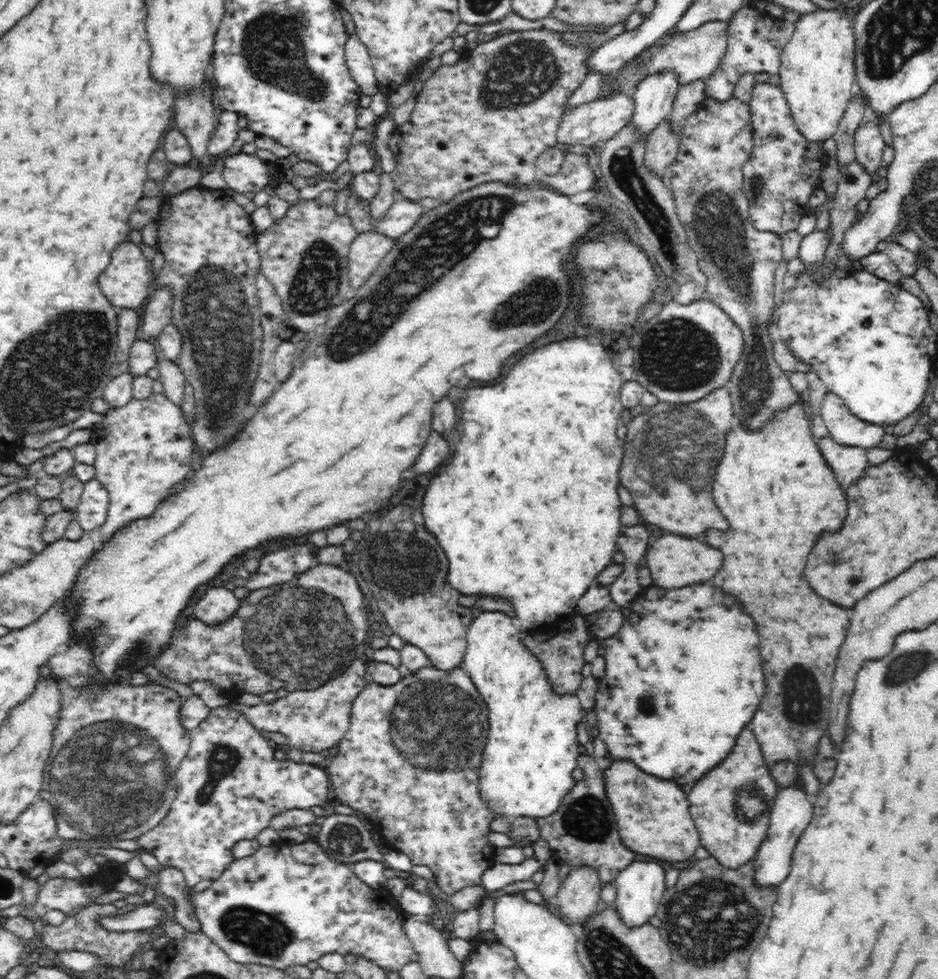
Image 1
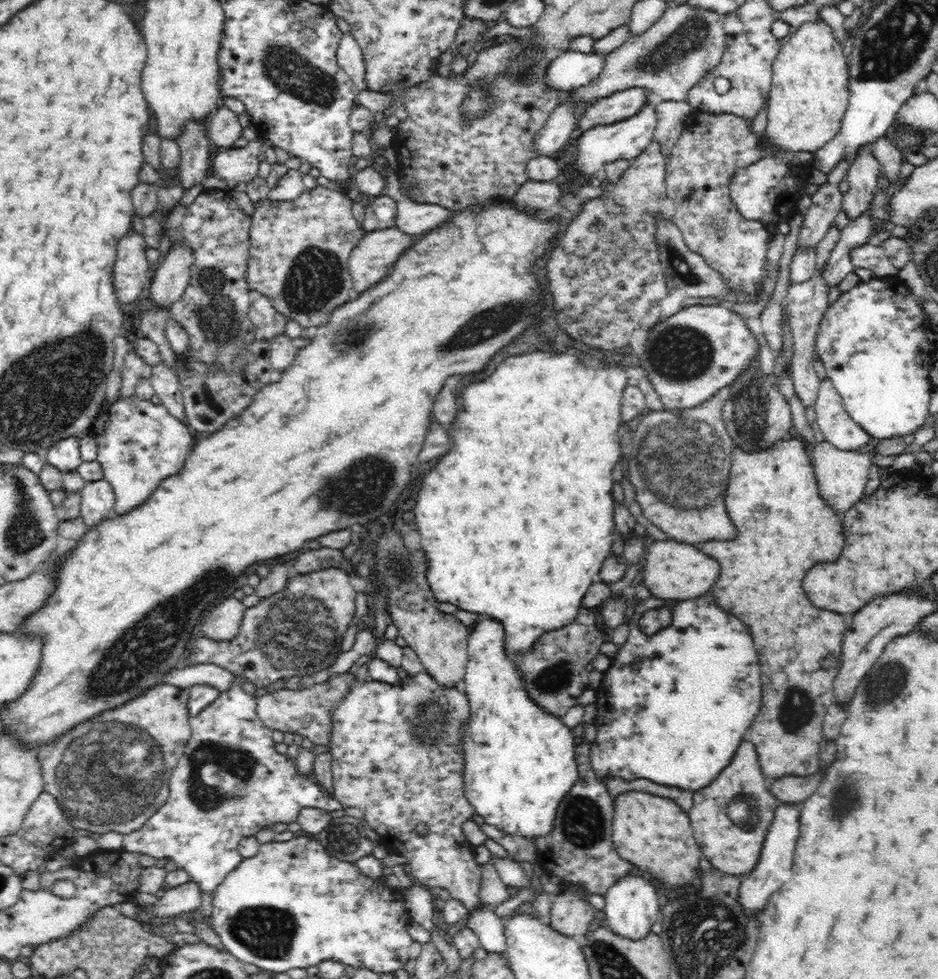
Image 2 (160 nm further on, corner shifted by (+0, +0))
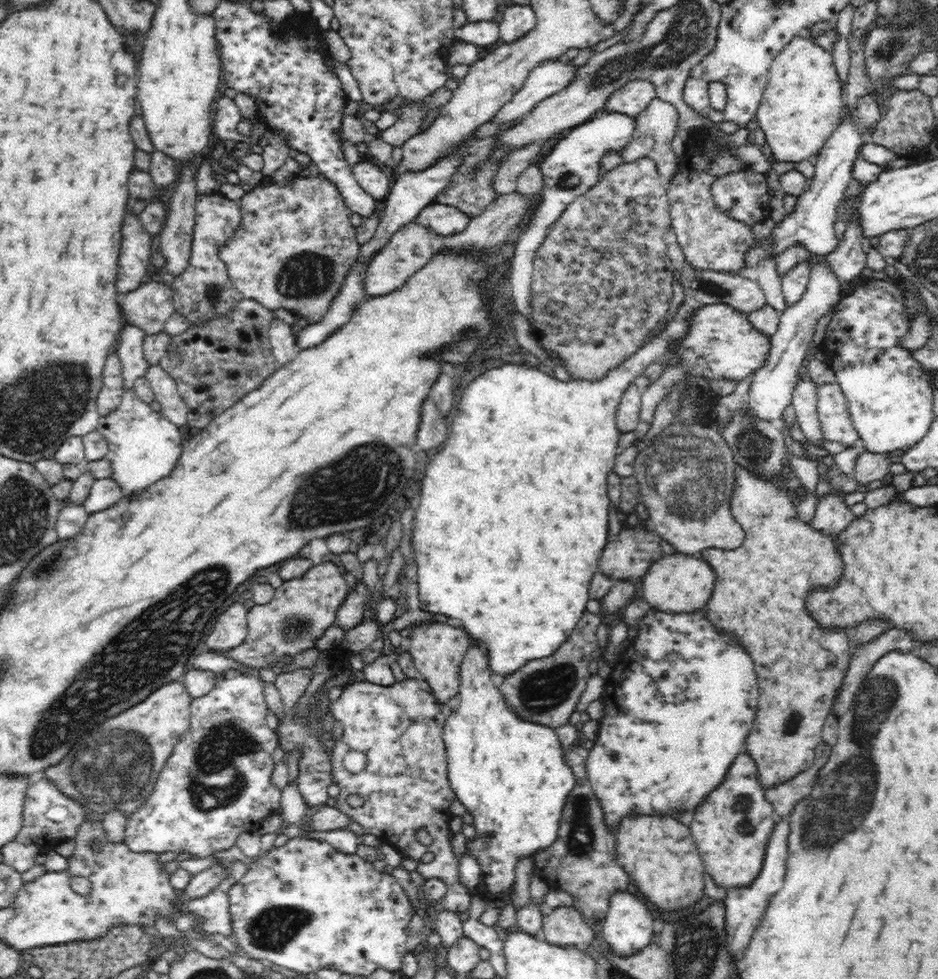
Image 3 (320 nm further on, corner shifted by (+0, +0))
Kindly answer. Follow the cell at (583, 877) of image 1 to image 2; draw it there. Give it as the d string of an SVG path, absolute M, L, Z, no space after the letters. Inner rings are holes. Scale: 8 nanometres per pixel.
M576 884L572 890L563 890L552 897L549 925L564 936L584 938L594 919L594 906L585 899L586 893L583 886Z

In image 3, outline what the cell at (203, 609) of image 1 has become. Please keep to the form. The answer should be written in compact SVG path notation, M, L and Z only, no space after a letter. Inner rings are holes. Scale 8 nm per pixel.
M237 601L217 616L216 624L205 641L211 652L226 652L243 644L247 635L247 612L243 601Z

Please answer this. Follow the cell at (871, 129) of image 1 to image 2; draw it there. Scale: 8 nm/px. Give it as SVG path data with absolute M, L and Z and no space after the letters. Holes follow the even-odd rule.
M862 146L858 150L845 176L846 190L843 192L841 210L847 212L850 221L868 210L879 188L876 180L880 175L881 164L869 151L869 146Z

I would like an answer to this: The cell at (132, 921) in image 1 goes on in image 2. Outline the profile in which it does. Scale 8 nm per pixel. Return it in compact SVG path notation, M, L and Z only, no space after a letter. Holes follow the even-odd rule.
M188 881L176 888L164 892L163 896L156 900L156 904L148 906L144 910L151 918L176 917L180 914L194 916L202 904L202 890L194 881Z

